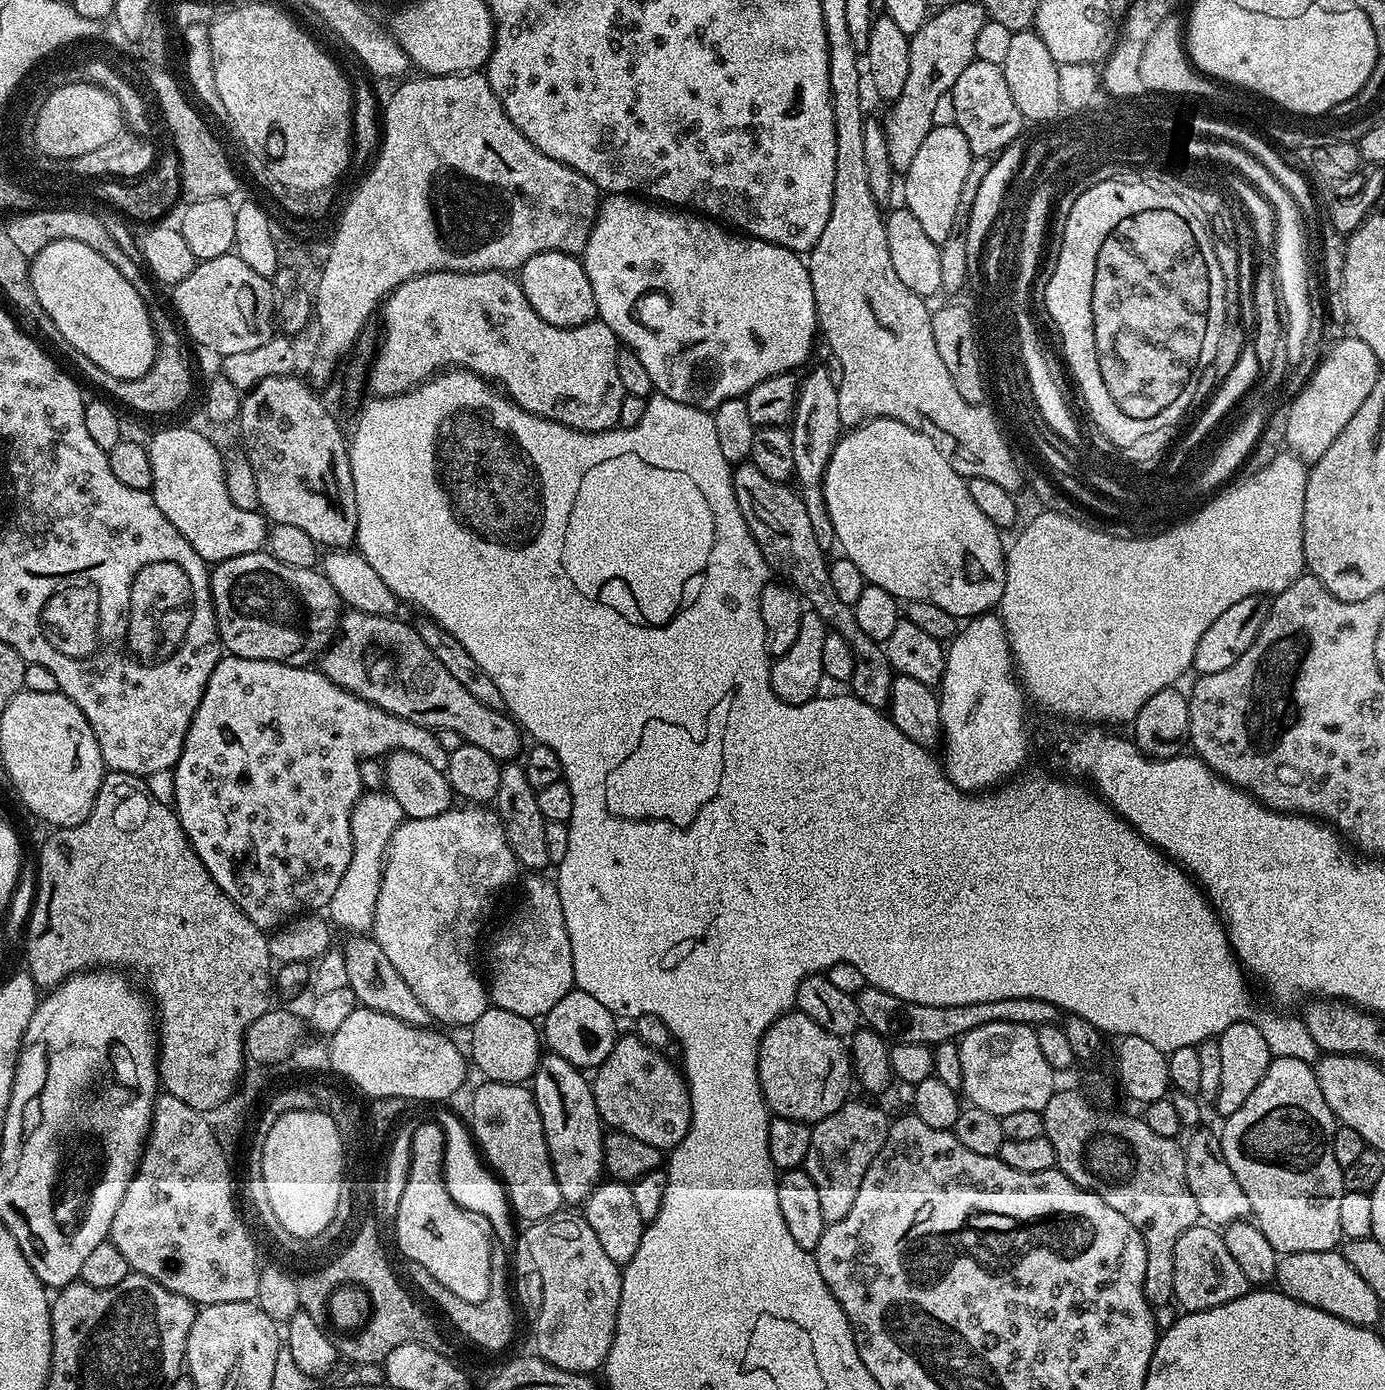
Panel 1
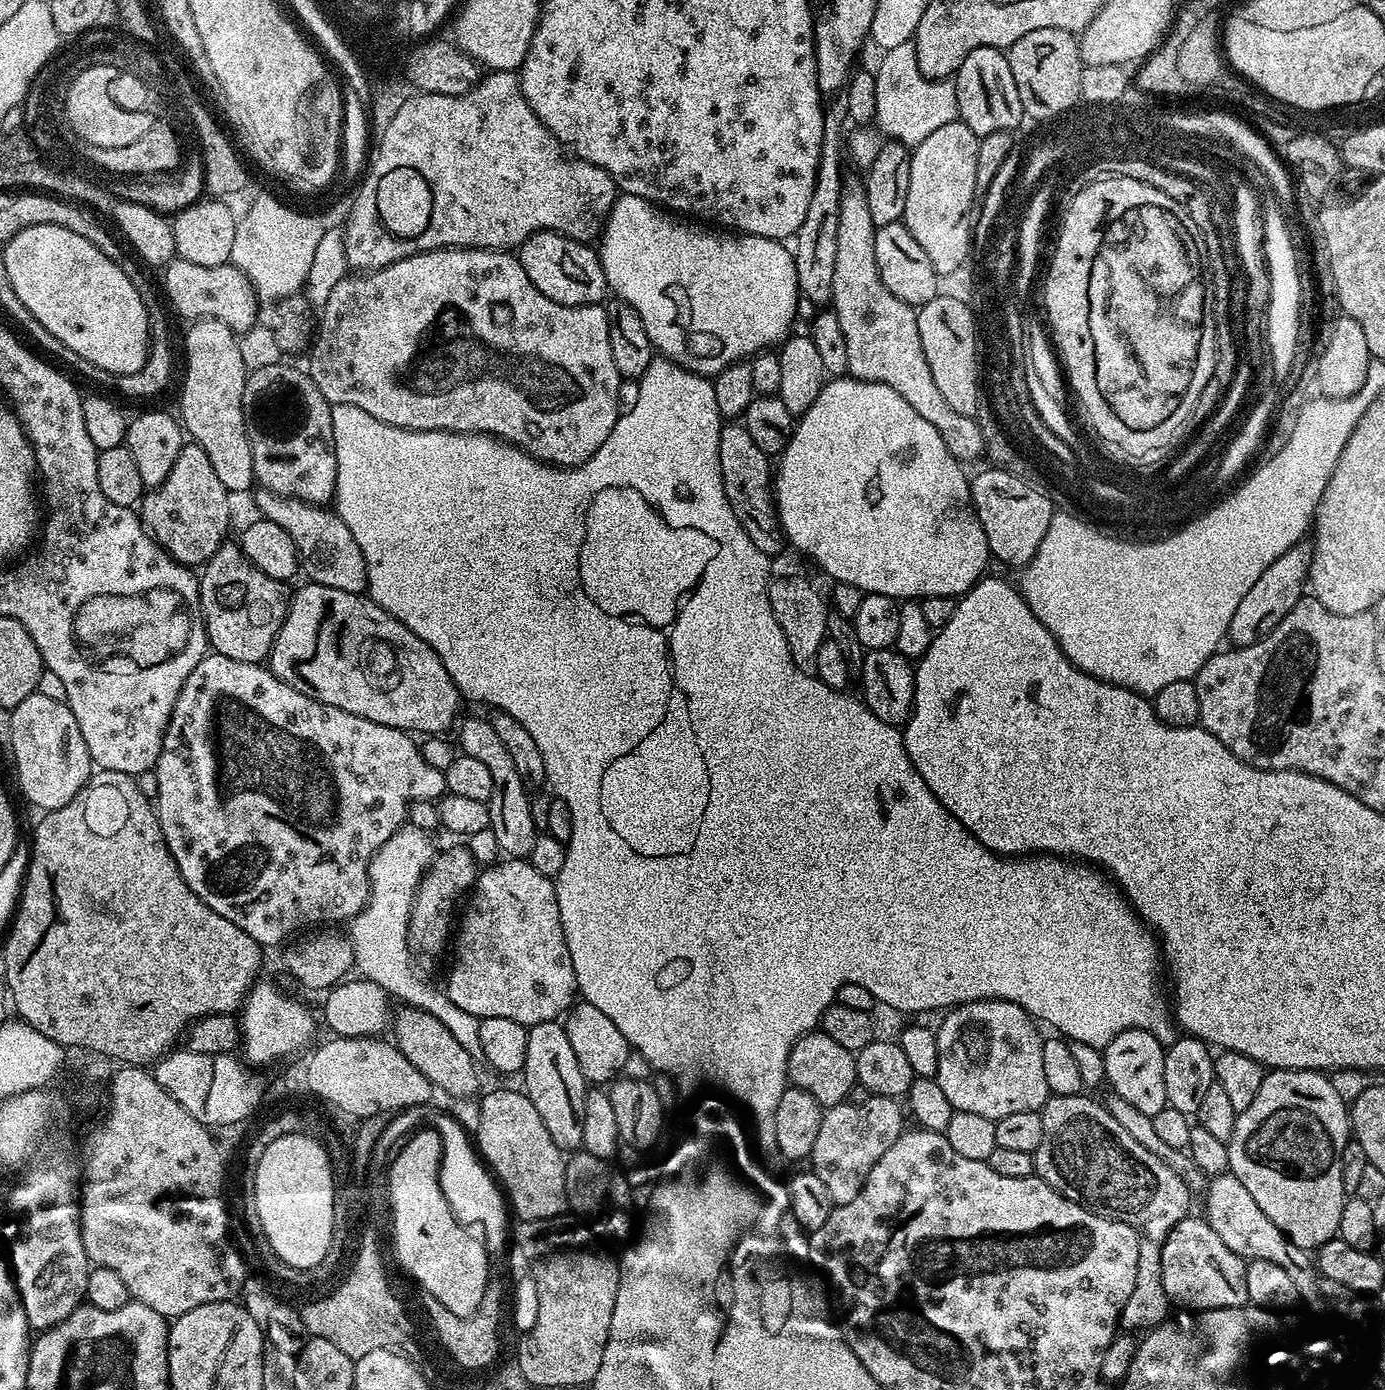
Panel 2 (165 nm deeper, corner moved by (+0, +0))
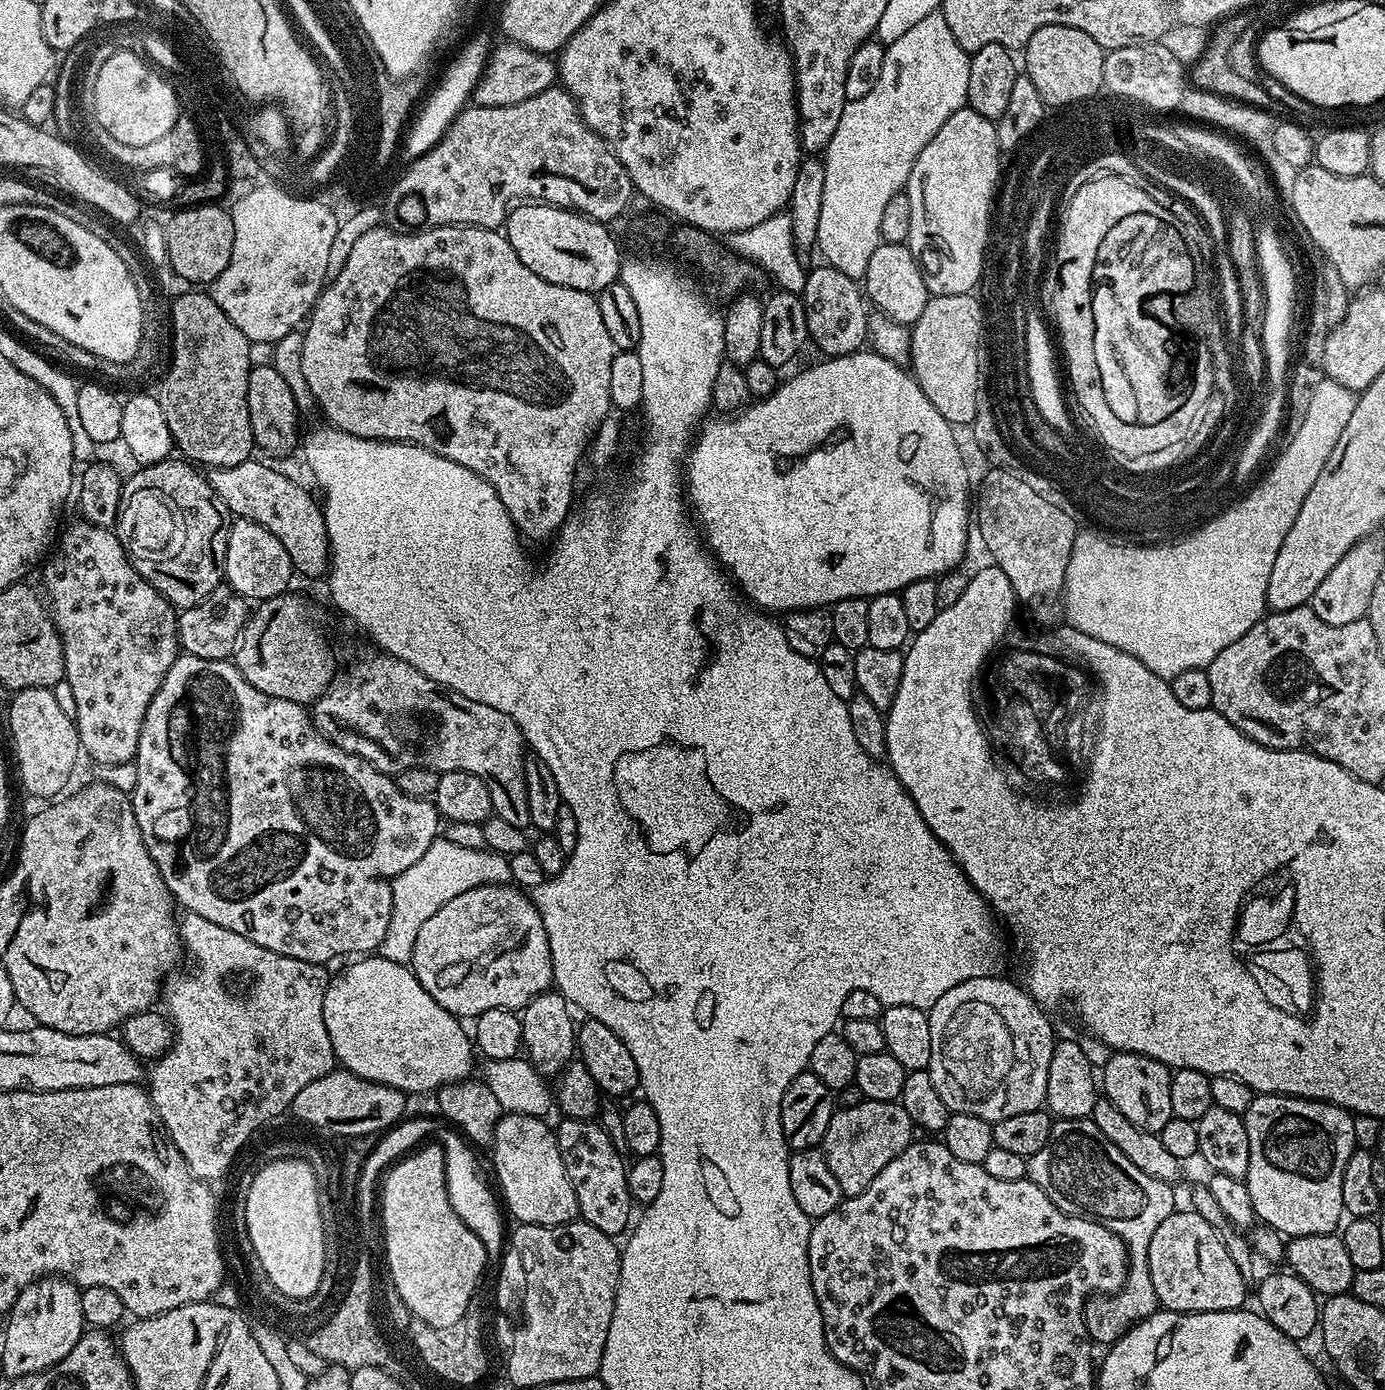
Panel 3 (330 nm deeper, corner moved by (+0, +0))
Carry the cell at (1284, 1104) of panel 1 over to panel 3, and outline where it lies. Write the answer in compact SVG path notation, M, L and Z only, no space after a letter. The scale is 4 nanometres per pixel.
M1256 1094L1243 1117L1246 1138L1250 1138L1250 1166L1243 1181L1248 1185L1250 1202L1254 1202L1257 1221L1285 1238L1335 1233L1342 1224L1340 1216L1345 1215L1342 1173L1346 1170L1346 1162L1350 1162L1350 1154L1356 1149L1353 1113L1325 1100Z

